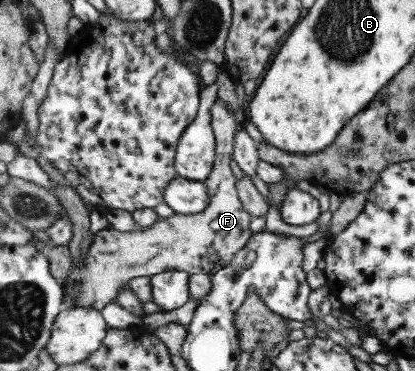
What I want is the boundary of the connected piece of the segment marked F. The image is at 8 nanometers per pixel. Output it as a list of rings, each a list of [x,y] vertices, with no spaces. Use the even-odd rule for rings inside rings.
[[[220,101],[213,107],[212,117],[217,140],[217,155],[215,168],[212,169],[211,177],[205,182],[208,186],[208,193],[211,194],[208,208],[200,214],[174,213],[167,218],[160,218],[156,224],[141,230],[120,232],[120,230],[108,226],[108,228],[96,233],[95,241],[86,255],[84,266],[73,265],[69,278],[63,280],[64,290],[65,286],[68,286],[72,296],[76,296],[76,300],[78,300],[78,307],[92,307],[102,311],[102,308],[106,308],[110,302],[114,302],[119,297],[120,290],[124,290],[126,286],[129,287],[131,280],[140,276],[154,277],[171,270],[190,274],[216,274],[216,272],[226,268],[232,262],[232,258],[248,244],[248,240],[252,238],[253,234],[252,216],[239,197],[236,176],[232,170],[236,134],[243,125],[243,119],[241,119],[240,113],[233,112],[231,108]]]

